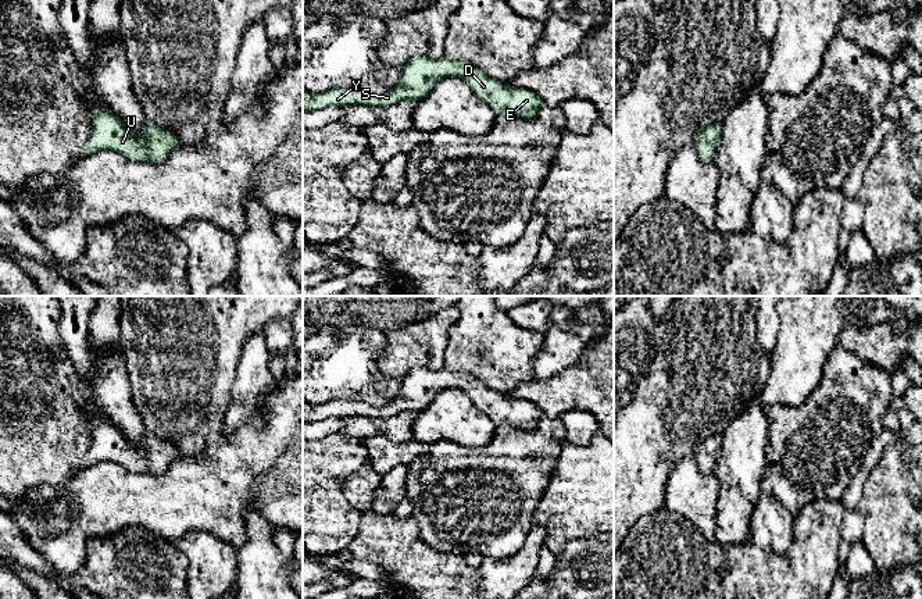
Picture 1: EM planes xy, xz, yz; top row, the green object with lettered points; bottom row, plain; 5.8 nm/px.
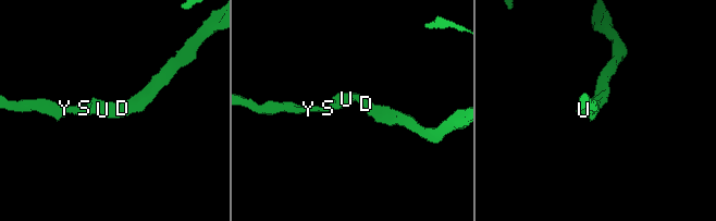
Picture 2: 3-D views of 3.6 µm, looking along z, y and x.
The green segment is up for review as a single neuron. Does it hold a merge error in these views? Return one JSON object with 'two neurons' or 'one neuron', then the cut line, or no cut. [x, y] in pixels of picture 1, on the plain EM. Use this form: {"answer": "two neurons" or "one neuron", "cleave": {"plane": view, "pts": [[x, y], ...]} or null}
{"answer": "one neuron", "cleave": null}

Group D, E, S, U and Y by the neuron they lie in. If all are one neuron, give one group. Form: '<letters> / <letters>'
D E S U Y

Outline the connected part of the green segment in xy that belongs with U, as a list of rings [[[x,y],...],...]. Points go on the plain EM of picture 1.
[[[99,422],[93,427],[93,441],[82,467],[114,461],[131,471],[161,474],[176,459],[179,459],[178,449],[150,431],[144,436],[144,445],[135,446],[114,424]]]

